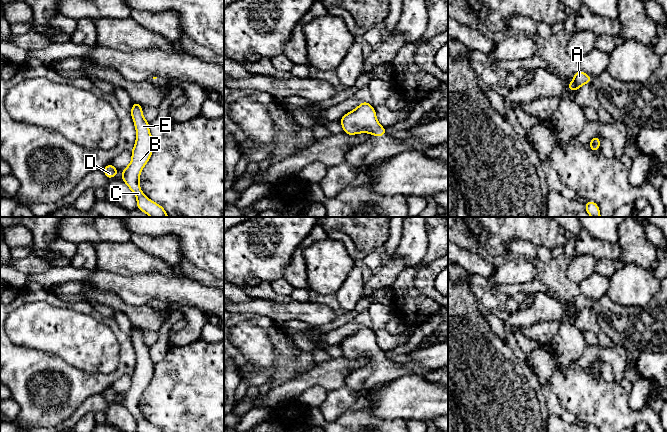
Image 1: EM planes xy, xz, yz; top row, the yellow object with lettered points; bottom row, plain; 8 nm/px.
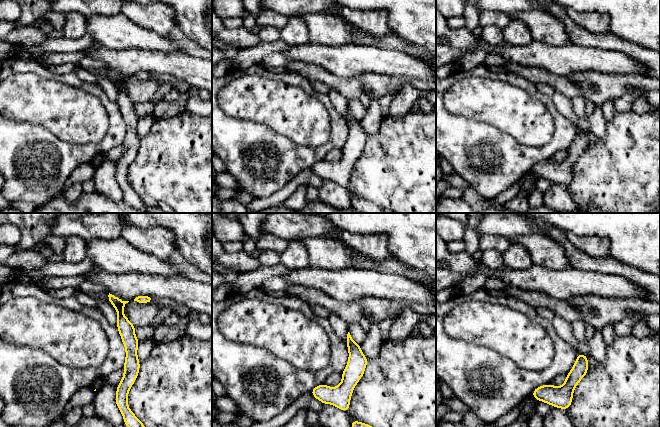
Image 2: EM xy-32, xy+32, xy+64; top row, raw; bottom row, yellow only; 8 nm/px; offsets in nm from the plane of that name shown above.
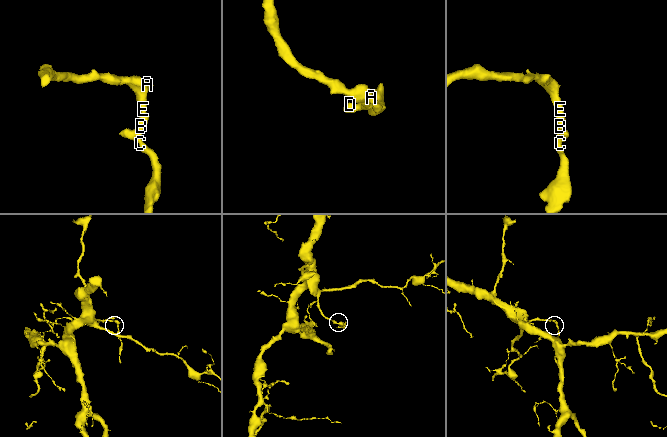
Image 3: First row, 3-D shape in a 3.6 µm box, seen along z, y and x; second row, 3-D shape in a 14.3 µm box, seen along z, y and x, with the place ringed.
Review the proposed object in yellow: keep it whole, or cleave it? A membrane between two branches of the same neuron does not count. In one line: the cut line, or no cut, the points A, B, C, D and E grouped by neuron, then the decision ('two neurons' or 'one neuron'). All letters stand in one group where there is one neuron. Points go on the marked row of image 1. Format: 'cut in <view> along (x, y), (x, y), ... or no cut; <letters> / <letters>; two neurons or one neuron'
no cut; A B C D E; one neuron

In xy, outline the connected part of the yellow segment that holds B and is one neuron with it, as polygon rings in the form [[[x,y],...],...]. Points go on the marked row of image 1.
[[[133,102],[131,116],[136,127],[136,143],[131,150],[132,160],[130,164],[123,169],[121,179],[131,189],[137,198],[137,208],[150,215],[151,217],[168,217],[168,213],[160,204],[148,199],[141,191],[139,185],[140,173],[146,163],[149,161],[155,140],[149,132],[149,123],[143,117],[142,105]]]

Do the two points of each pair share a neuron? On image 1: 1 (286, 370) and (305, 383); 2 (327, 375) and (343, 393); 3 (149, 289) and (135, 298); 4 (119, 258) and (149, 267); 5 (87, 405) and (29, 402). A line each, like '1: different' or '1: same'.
1: different
2: different
3: same
4: same
5: different

